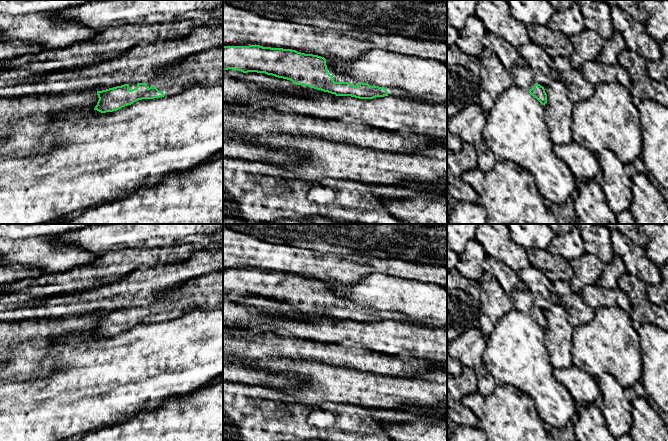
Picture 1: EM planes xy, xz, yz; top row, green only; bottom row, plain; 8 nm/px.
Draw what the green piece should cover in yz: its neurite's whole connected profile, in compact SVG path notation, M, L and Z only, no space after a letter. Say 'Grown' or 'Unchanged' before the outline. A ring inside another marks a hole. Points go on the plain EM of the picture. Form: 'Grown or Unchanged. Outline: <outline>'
Grown. Outline: M526 288L524 290L513 291L510 296L513 307L527 314L542 329L547 327L547 318L540 308L534 305L534 296L531 291Z

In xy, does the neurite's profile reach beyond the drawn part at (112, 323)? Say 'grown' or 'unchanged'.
grown

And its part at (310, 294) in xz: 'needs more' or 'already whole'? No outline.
needs more

